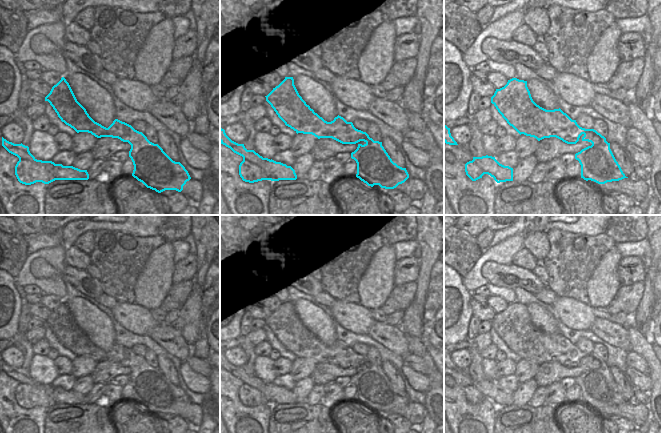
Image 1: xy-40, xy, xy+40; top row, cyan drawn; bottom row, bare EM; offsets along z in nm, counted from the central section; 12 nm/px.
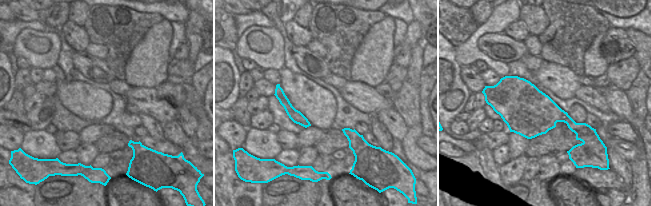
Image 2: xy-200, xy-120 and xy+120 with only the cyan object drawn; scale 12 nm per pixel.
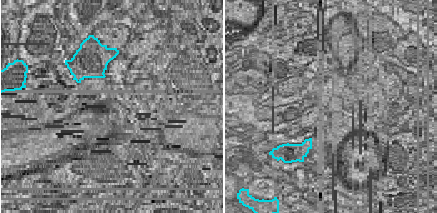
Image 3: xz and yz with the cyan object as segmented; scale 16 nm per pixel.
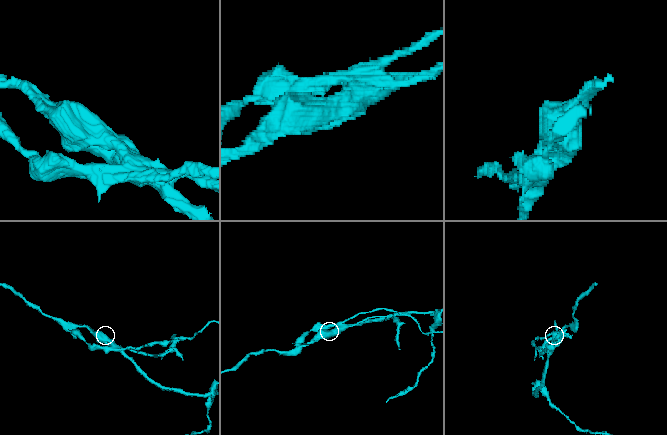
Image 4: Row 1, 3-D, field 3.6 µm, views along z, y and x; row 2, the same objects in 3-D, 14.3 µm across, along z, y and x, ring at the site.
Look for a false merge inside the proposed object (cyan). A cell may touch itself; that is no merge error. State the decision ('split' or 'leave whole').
split

